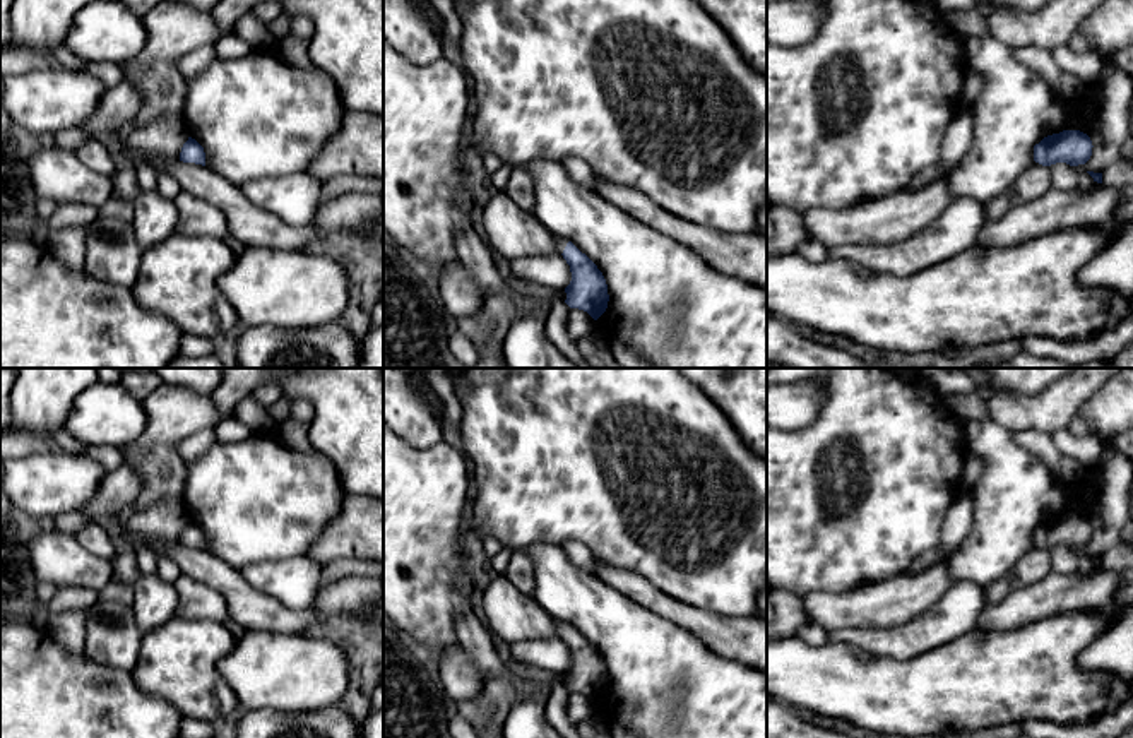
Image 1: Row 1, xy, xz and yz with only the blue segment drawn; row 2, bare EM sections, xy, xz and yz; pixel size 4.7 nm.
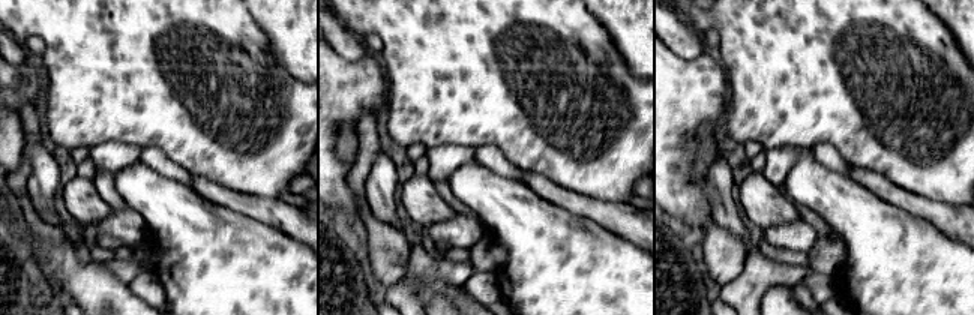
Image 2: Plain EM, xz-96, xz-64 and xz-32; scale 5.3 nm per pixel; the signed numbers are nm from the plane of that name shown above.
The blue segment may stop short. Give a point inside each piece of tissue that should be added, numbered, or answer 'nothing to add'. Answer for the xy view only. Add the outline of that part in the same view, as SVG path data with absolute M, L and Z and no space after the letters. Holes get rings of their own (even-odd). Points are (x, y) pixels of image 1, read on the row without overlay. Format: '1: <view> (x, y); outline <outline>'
nothing to add

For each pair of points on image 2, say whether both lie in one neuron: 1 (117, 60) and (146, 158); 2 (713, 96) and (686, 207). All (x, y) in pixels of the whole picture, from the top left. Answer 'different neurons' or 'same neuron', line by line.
1: different neurons
2: same neuron

